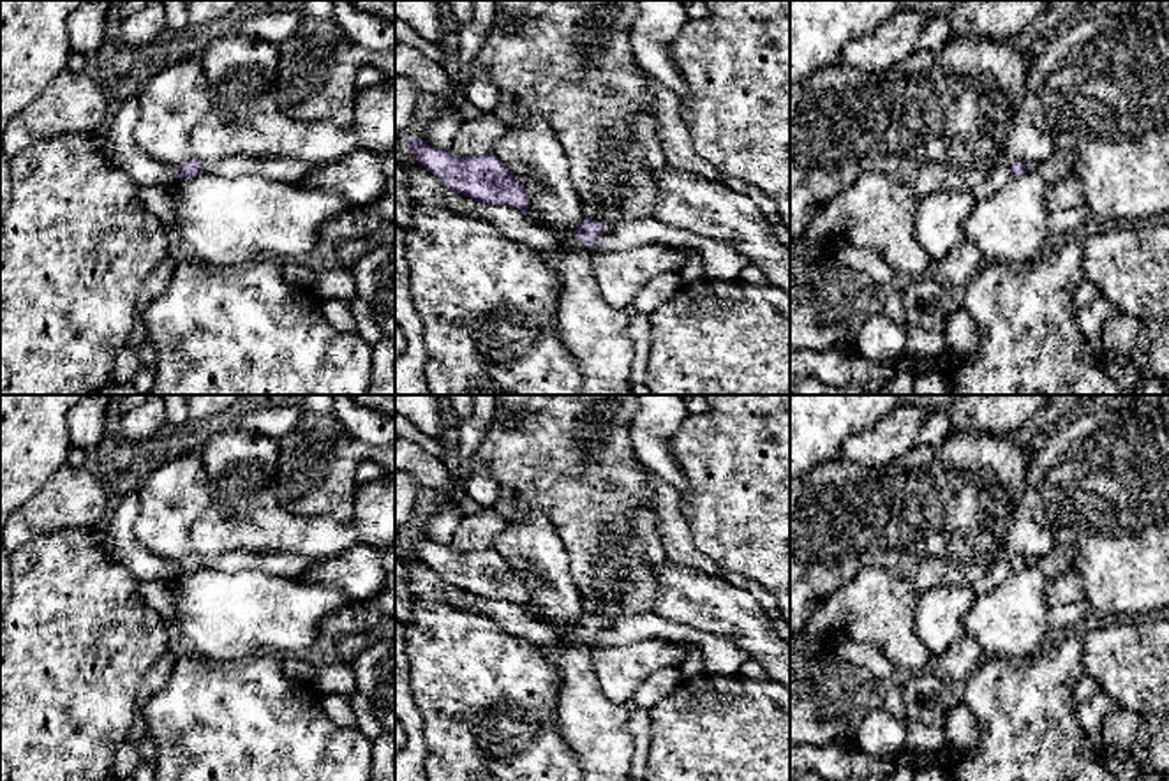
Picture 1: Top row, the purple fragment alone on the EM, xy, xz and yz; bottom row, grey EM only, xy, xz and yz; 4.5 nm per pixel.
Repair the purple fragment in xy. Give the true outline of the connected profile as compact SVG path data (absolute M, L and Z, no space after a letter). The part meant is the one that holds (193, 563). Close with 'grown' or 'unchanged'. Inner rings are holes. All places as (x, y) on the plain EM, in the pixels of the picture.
M233 550L213 557L201 557L197 554L192 554L178 561L178 573L192 575L203 566L208 566L227 575L245 569L261 569L272 575L296 578L314 561L316 557L287 552L256 554L247 550Z; grown

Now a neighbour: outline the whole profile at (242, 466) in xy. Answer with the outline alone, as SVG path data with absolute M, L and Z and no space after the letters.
M252 430L213 432L199 451L210 506L190 531L194 554L233 550L339 555L360 541L354 520L298 517L279 499L279 441Z

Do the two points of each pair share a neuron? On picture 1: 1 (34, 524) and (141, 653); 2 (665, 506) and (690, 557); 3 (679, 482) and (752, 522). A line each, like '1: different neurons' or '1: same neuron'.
1: different neurons
2: same neuron
3: different neurons

